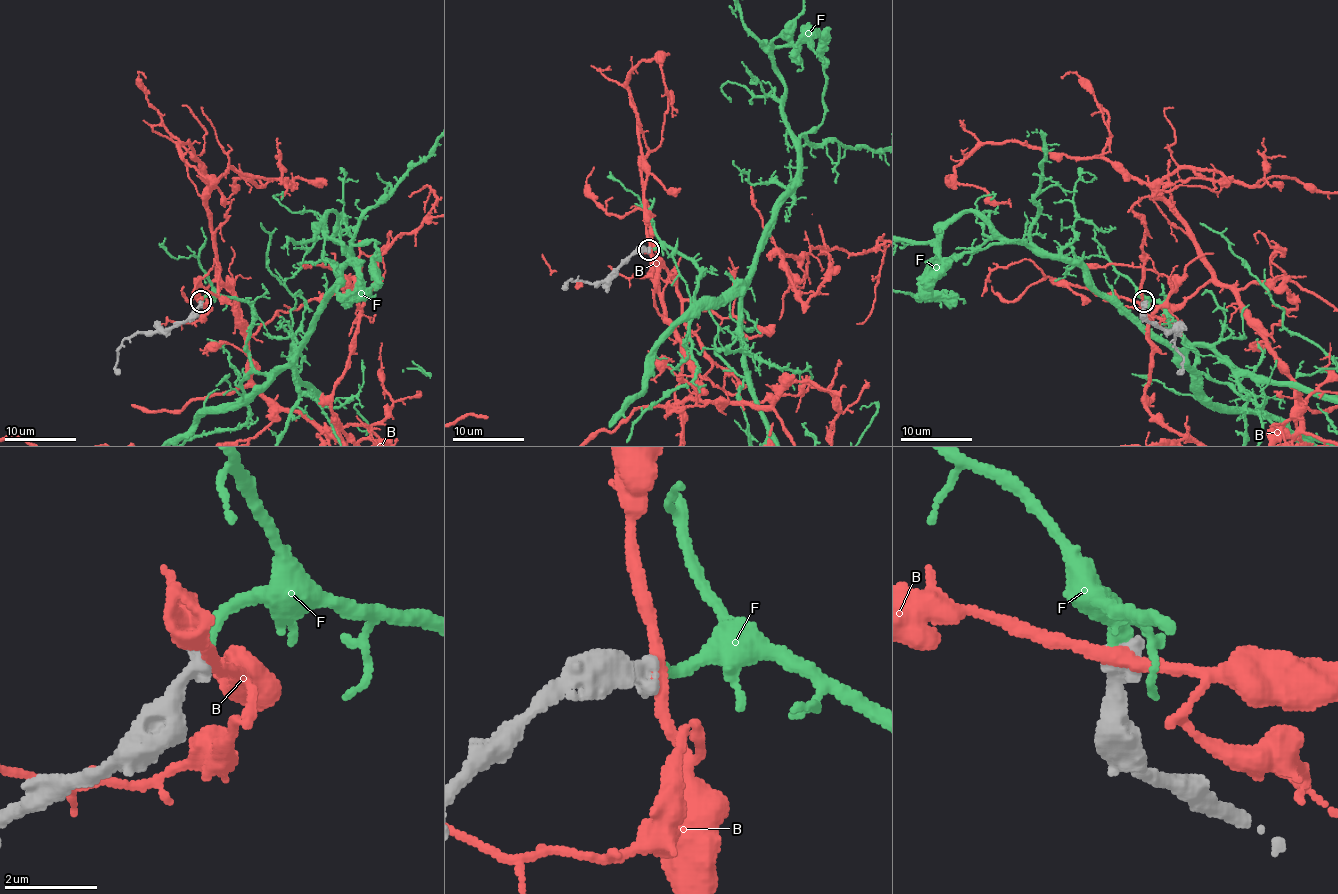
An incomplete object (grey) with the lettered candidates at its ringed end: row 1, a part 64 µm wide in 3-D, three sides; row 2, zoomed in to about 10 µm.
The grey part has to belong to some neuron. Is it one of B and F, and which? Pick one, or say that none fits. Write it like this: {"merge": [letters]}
{"merge": ["F"]}

